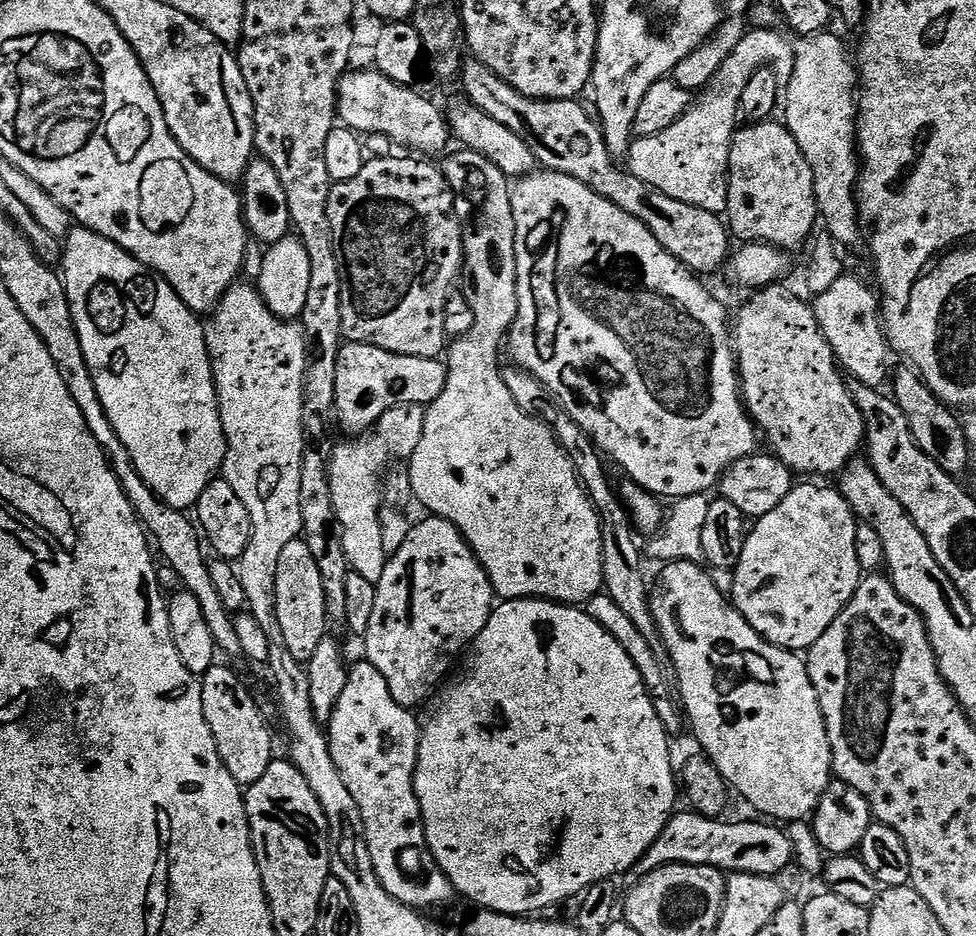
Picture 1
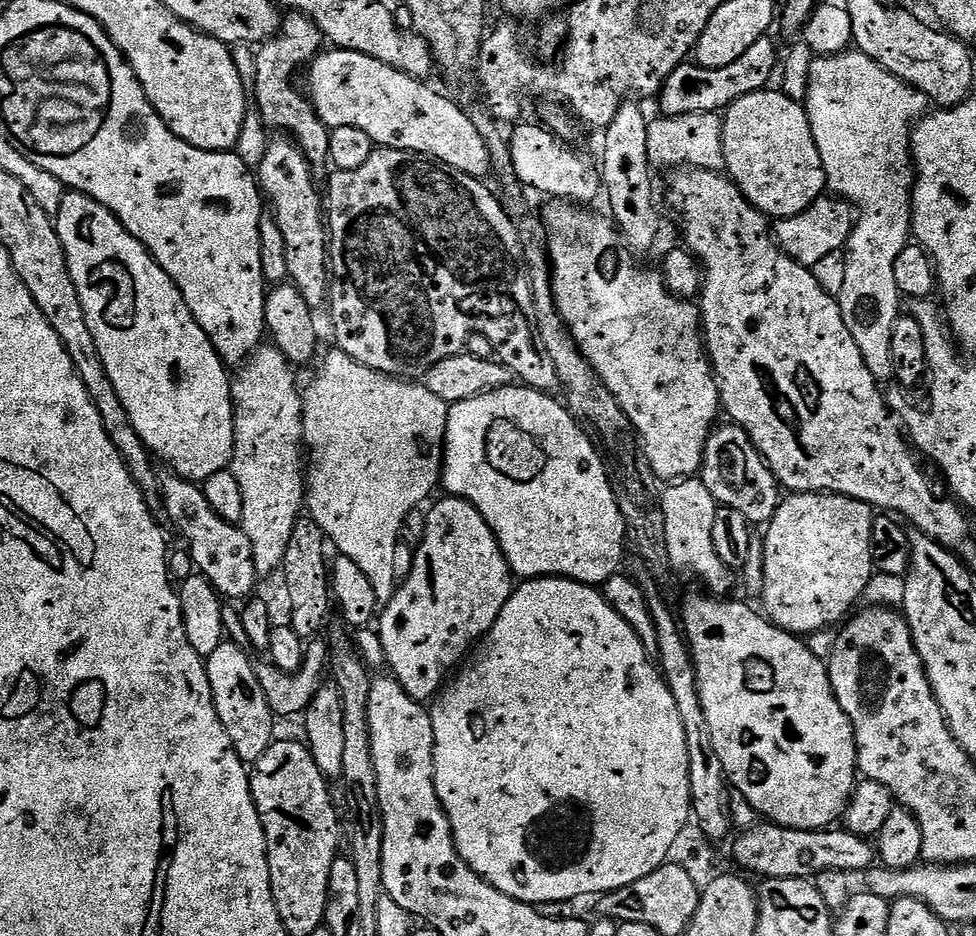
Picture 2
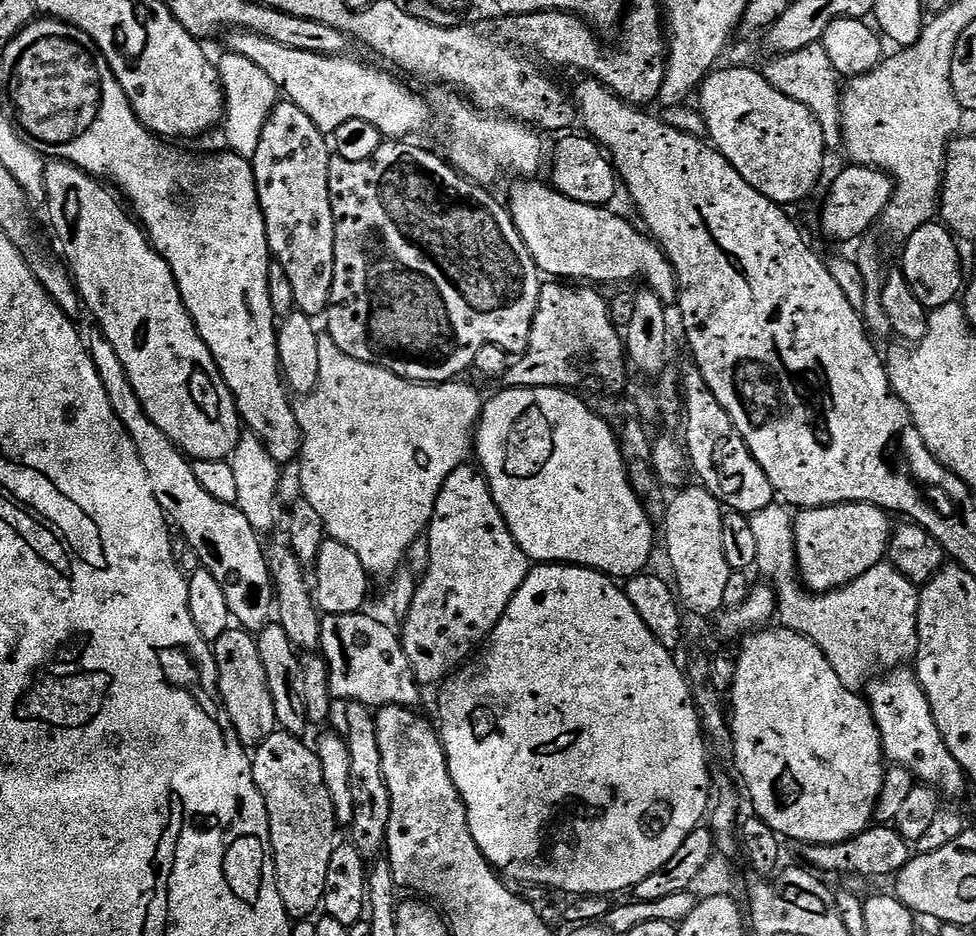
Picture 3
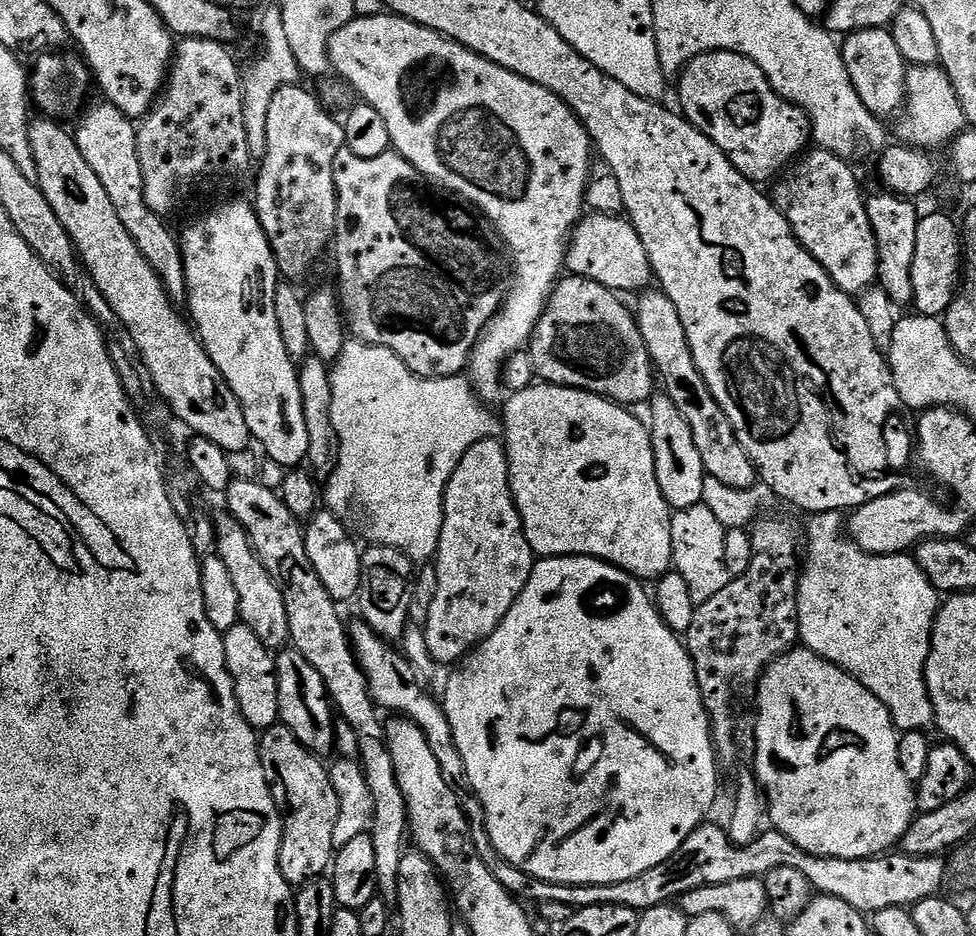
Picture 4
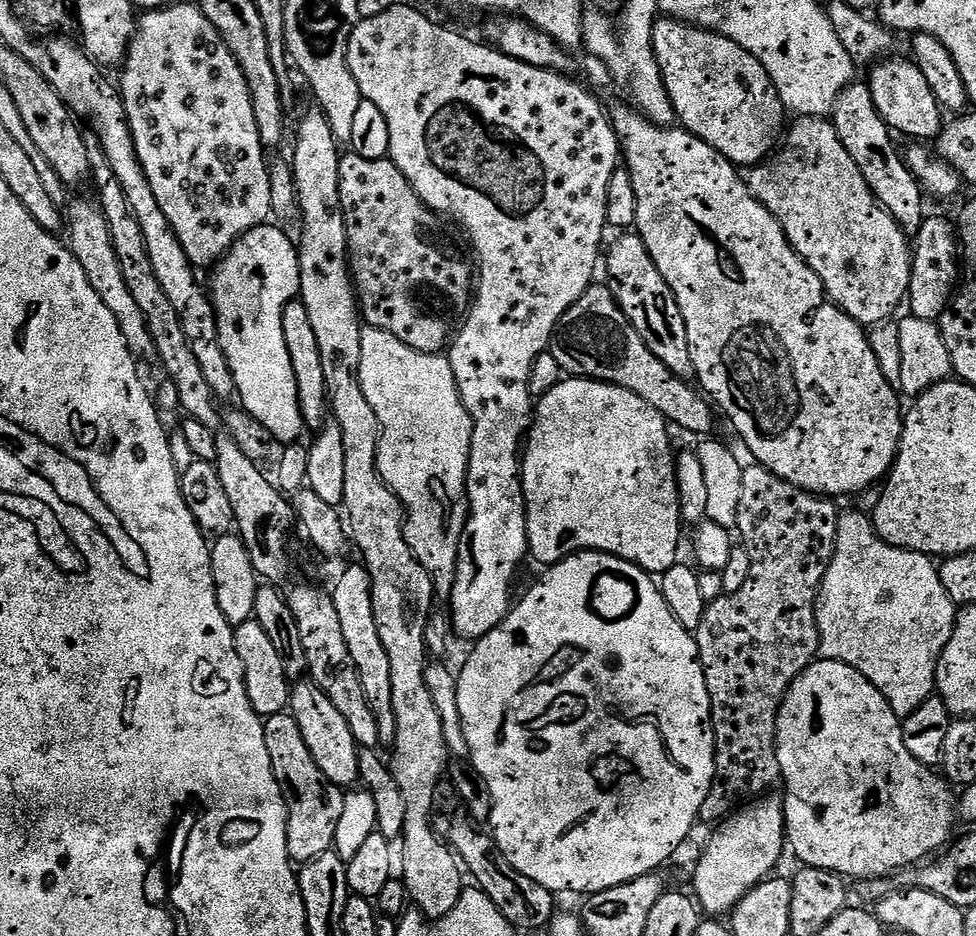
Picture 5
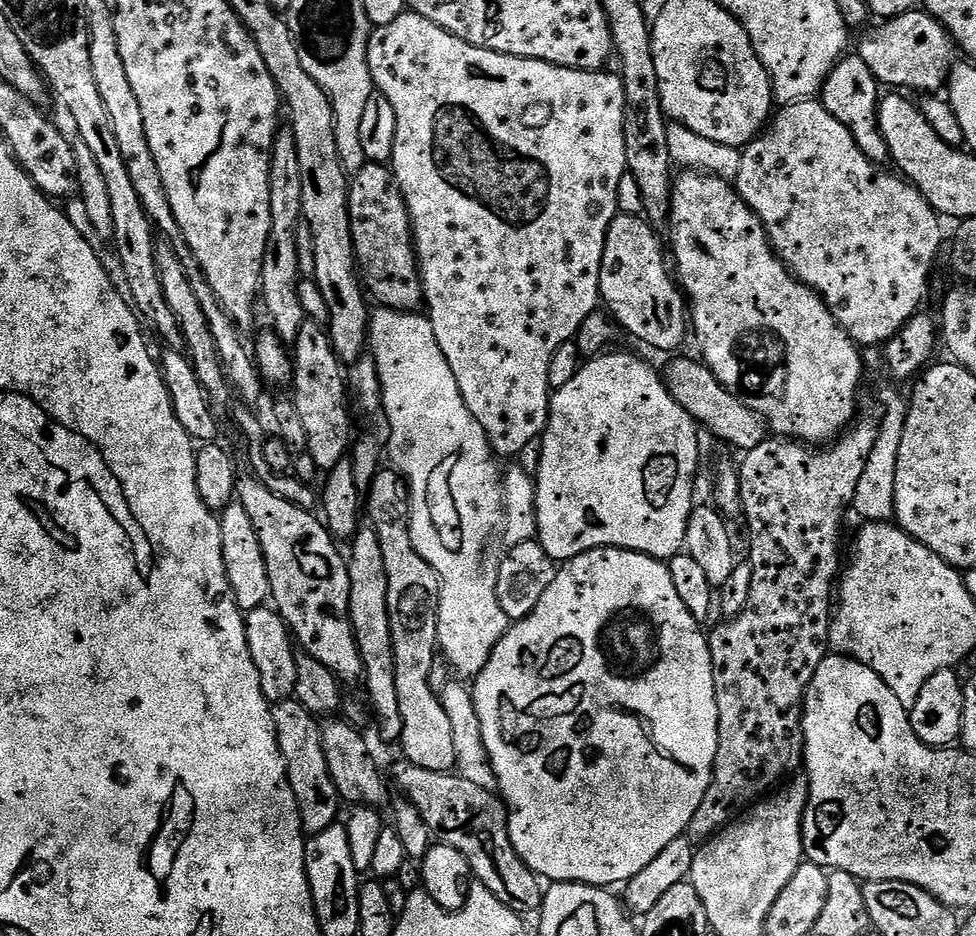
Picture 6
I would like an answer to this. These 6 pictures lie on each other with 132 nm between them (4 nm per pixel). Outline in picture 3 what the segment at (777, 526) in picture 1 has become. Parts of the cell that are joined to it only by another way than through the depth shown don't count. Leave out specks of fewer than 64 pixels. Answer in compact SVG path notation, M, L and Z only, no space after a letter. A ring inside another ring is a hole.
M831 504L825 508L805 508L797 511L792 529L796 539L796 566L809 592L830 594L836 588L853 584L866 570L878 566L888 555L888 543L894 527L889 513L873 504Z

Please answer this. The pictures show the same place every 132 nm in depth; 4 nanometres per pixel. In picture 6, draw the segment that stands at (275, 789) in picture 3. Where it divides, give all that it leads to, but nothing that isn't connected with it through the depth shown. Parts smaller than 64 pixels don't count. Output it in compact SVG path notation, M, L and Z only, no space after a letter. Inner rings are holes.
M295 698L279 701L272 709L272 721L284 761L288 763L288 781L300 807L300 821L304 823L304 831L315 834L326 830L331 824L337 823L339 816L336 815L342 807L342 799L331 778L326 754L323 753L321 721Z

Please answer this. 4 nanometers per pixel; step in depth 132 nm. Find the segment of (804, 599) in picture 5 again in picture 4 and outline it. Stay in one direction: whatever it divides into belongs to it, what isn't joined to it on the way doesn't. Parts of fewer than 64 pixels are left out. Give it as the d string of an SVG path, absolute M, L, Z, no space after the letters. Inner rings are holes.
M772 516L769 520L760 518L751 525L750 535L752 537L753 557L750 559L749 569L746 570L741 576L732 578L729 584L724 590L714 595L714 598L710 598L708 602L702 602L696 605L696 613L694 614L694 622L690 622L690 630L686 633L686 647L690 658L692 659L692 665L696 671L696 681L700 687L700 693L702 694L702 702L704 708L708 711L708 725L712 727L712 744L716 747L716 754L721 765L729 764L729 766L737 763L738 757L736 757L736 716L732 713L732 695L735 694L736 688L748 688L751 689L753 685L757 683L768 665L772 661L783 656L785 652L792 651L797 647L800 639L800 631L798 630L798 618L796 617L796 584L800 581L800 573L802 568L802 556L801 553L796 553L796 532L792 529L792 524L788 520L783 520L780 516Z

